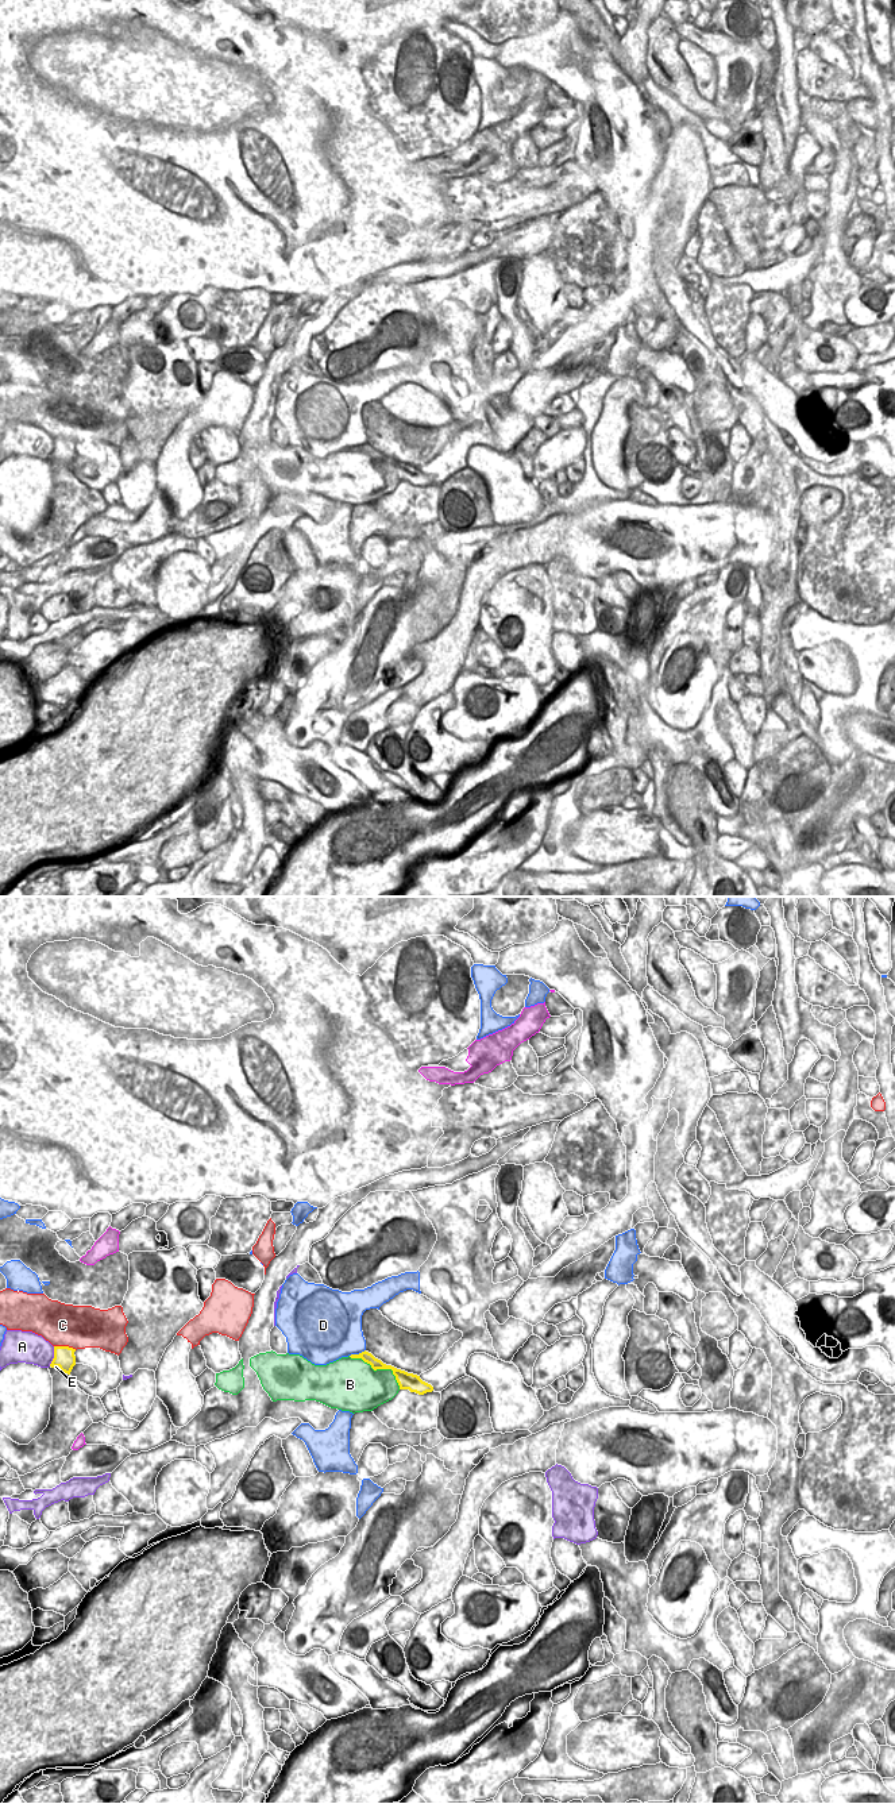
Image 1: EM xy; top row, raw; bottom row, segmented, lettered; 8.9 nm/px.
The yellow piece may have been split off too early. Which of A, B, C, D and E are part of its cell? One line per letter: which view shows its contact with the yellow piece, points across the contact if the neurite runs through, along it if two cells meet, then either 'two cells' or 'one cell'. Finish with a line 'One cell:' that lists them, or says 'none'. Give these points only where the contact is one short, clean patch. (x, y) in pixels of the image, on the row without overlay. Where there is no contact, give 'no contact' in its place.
A: contact in xy; border xy (54, 439), (54, 450), (49, 458); two cells
B: contact in xy; two cells
C: contact in xy; two cells
D: contact in xy; two cells
E: contact in xy; border xy (54, 459), (60, 461); two cells
One cell: none

